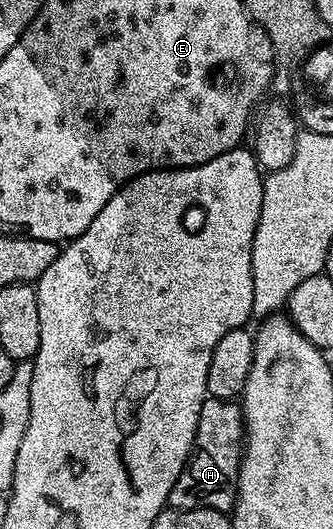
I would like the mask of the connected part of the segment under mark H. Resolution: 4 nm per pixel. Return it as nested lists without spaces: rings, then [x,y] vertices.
[[[207,397],[199,409],[199,425],[193,442],[193,452],[179,473],[179,481],[169,494],[169,507],[179,509],[215,509],[232,512],[237,500],[237,474],[245,445],[245,416],[240,402]]]

